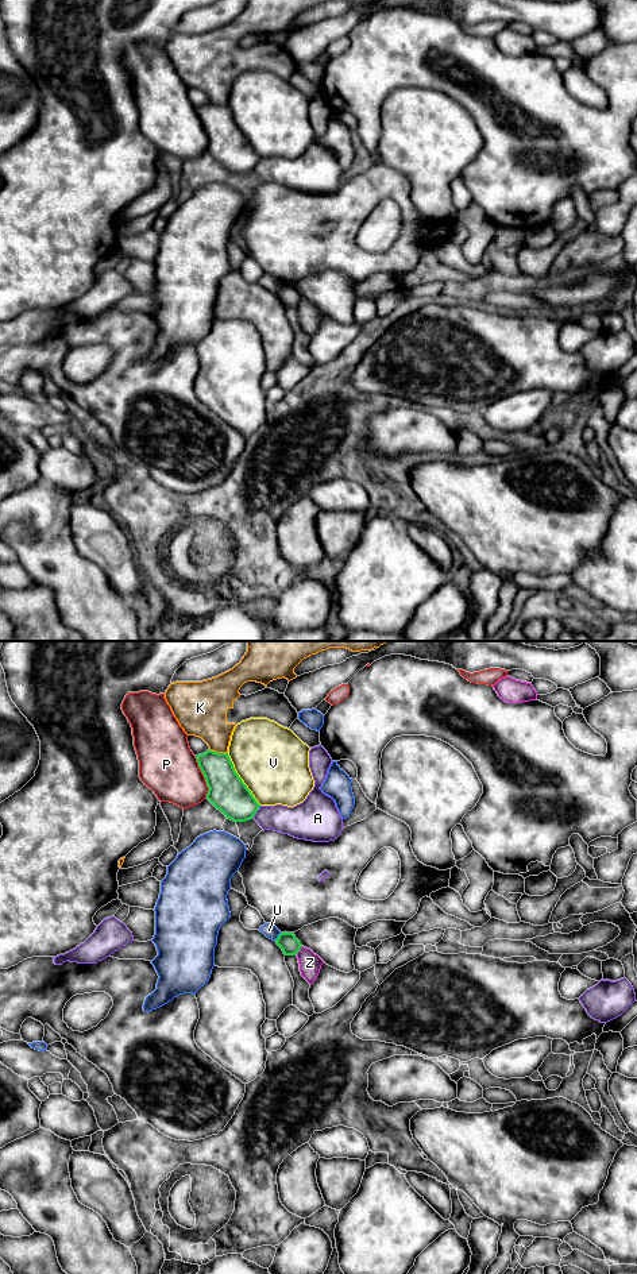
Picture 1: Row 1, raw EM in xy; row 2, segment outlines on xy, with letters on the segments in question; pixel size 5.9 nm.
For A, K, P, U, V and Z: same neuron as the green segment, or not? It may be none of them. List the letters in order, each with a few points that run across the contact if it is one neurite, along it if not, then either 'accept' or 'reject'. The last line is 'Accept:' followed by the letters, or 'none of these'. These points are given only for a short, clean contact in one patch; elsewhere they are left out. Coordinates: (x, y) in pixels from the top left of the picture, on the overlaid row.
A: reject
K: reject
P: reject
U: reject
V: reject
Z: xy (302, 946), (296, 954) | reject
Accept: none of these

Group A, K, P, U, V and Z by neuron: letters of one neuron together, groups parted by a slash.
A / K / P / U / V / Z

